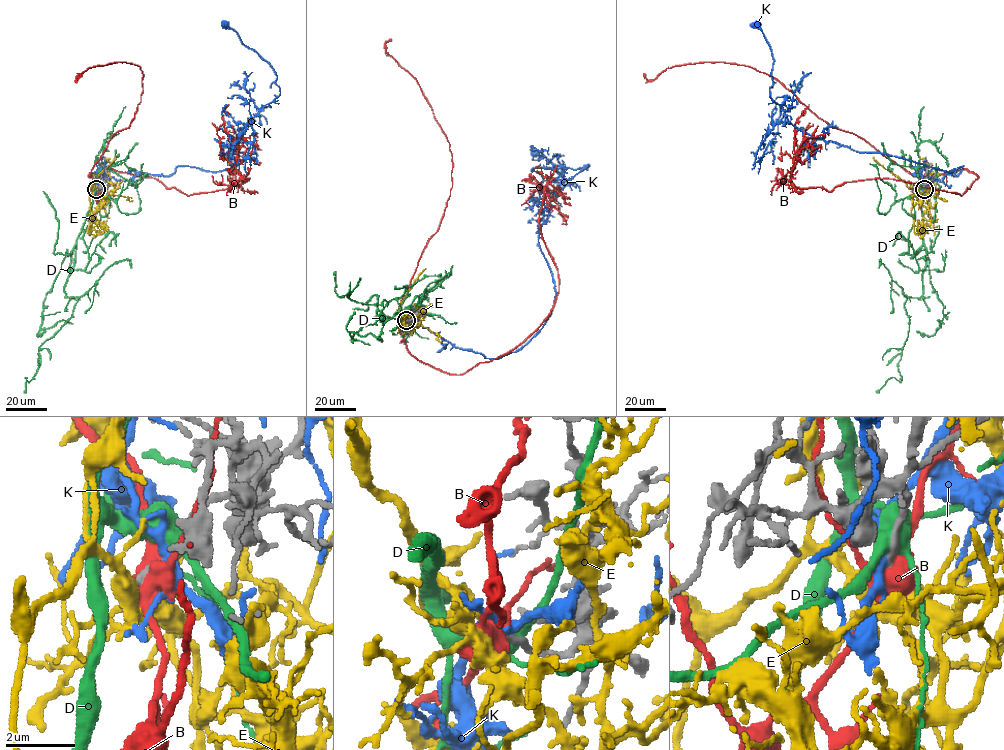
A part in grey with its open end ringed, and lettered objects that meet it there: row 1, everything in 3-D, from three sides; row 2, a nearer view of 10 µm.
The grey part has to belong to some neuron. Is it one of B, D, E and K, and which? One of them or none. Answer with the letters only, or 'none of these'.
E

